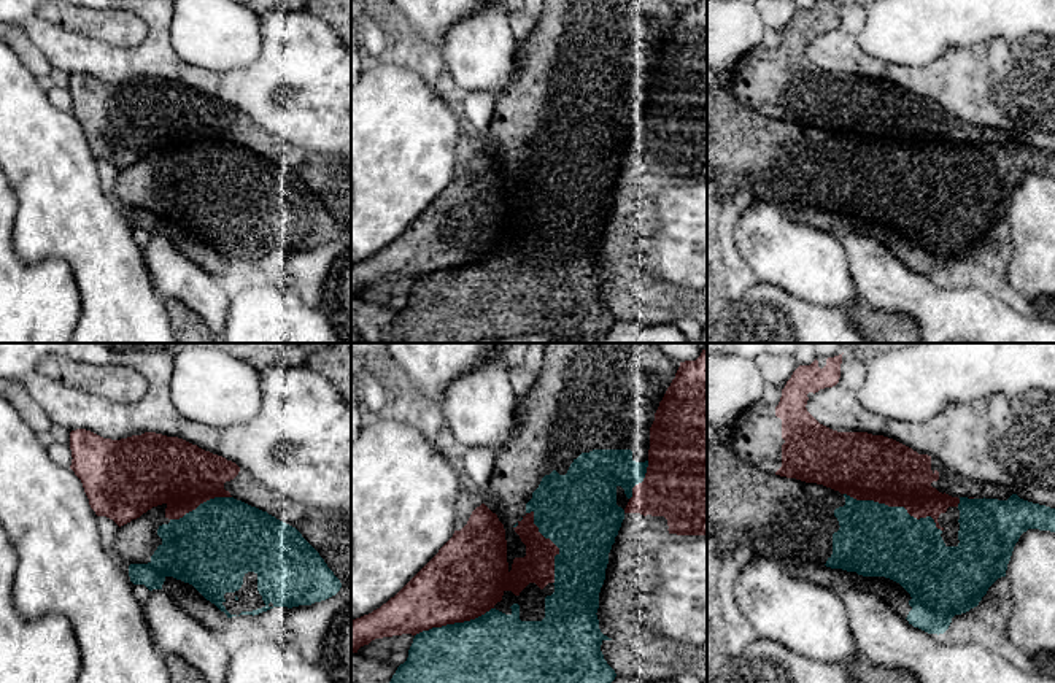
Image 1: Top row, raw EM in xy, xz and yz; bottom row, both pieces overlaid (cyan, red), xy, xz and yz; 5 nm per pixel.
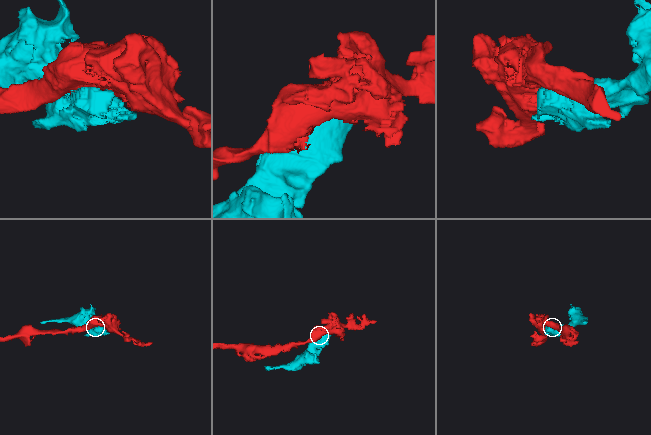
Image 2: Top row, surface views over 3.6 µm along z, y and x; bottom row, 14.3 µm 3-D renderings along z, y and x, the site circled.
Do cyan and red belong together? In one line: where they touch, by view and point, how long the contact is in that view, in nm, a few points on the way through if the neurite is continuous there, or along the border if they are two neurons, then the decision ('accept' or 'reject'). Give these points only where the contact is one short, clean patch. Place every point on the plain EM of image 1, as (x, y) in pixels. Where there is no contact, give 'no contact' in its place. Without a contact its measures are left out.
meets cyan in yz at (895, 151); contact 550 nm long; reject

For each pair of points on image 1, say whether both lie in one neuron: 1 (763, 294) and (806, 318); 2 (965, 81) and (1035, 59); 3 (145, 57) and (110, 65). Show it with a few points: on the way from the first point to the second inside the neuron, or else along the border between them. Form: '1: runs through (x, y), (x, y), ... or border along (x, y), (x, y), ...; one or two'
1: runs through (774, 304), (795, 318); one
2: runs through (982, 81), (1012, 81), (1017, 77); one
3: runs through (137, 62), (118, 64); one

